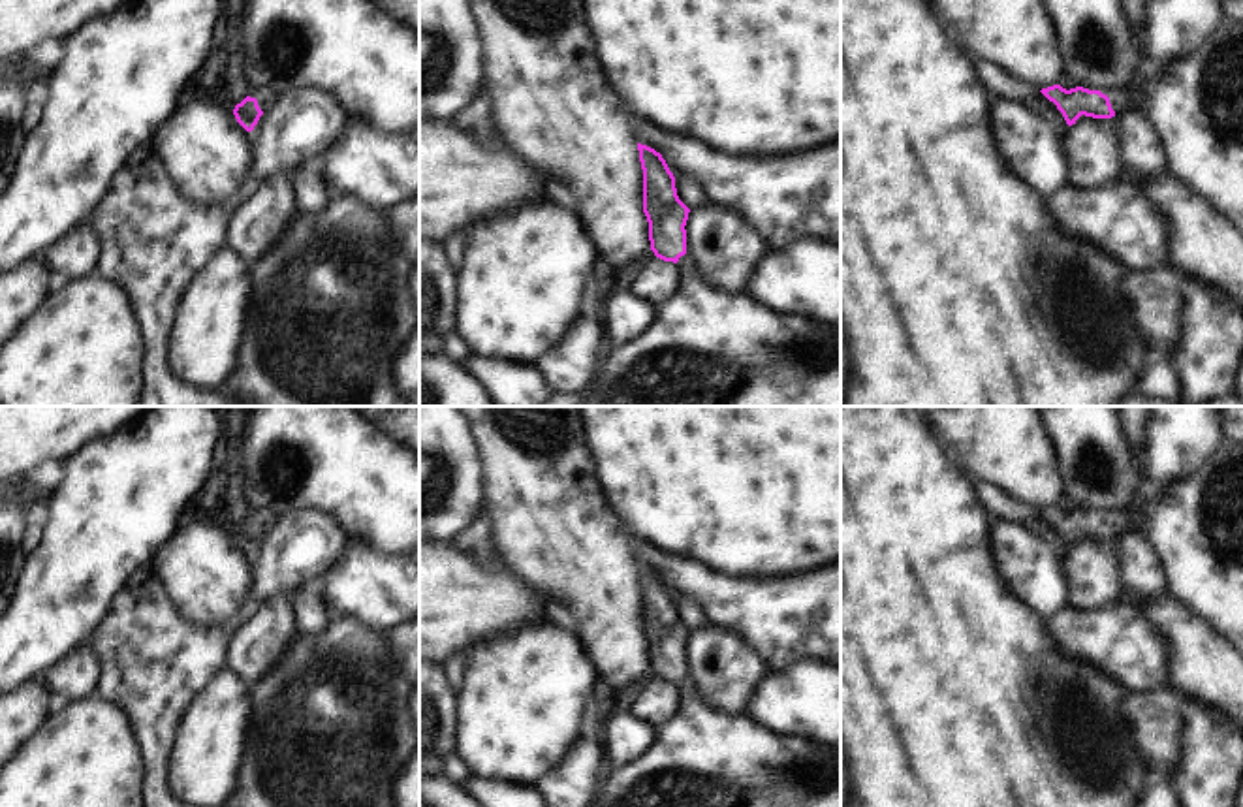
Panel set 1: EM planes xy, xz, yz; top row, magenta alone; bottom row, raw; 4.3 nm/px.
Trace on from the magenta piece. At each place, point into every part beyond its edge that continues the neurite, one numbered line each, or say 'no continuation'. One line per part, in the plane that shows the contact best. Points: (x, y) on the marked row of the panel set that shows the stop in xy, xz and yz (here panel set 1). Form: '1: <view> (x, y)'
1: yz (1195, 104)

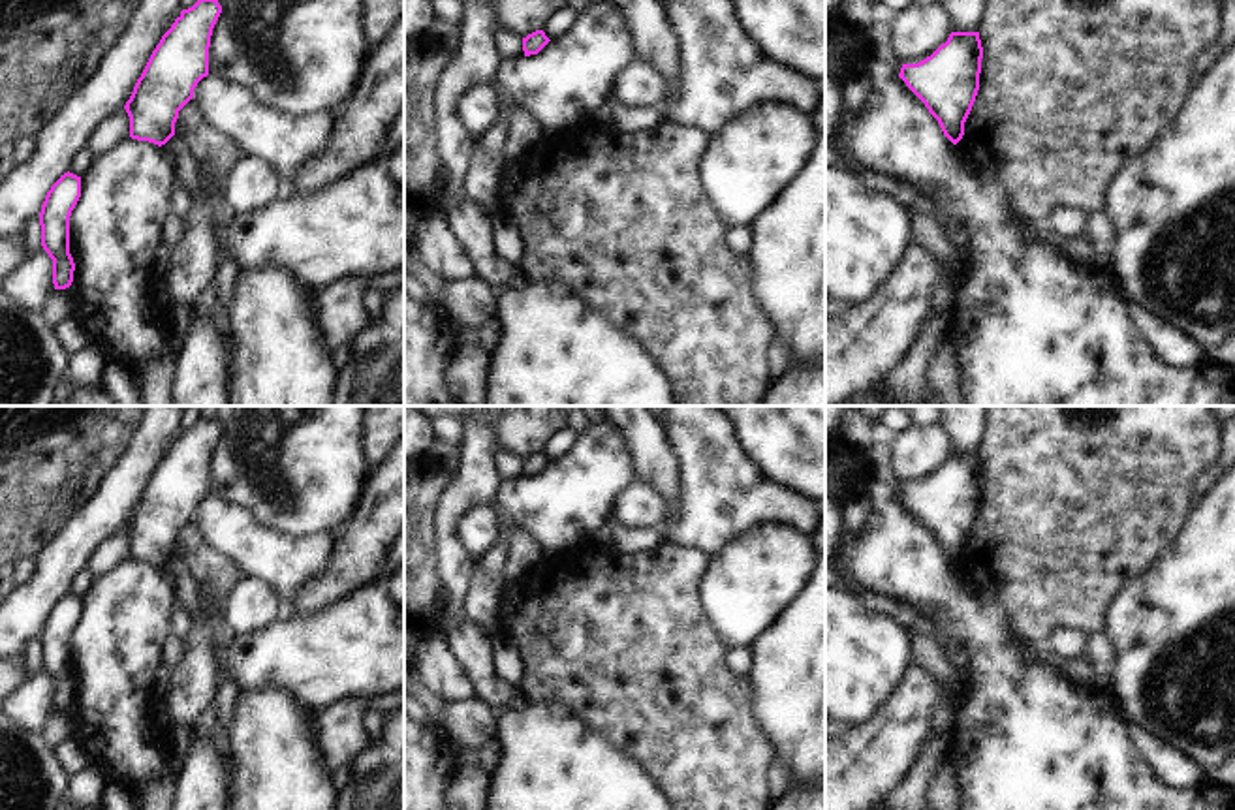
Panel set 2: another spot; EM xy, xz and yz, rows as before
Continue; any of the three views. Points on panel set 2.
no continuation

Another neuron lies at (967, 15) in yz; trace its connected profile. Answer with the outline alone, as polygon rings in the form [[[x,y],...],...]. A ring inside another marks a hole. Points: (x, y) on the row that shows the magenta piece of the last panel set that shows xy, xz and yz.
[[[942,0],[940,4],[951,19],[953,32],[979,32],[985,0]]]

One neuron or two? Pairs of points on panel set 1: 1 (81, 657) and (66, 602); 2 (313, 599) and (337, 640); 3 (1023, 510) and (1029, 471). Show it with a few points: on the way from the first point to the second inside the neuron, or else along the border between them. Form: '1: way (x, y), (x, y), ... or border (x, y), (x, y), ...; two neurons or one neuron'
1: border (85, 642), (44, 672); two neurons
2: border (331, 614), (316, 631), (298, 634); two neurons
3: border (986, 480), (1040, 510); two neurons

